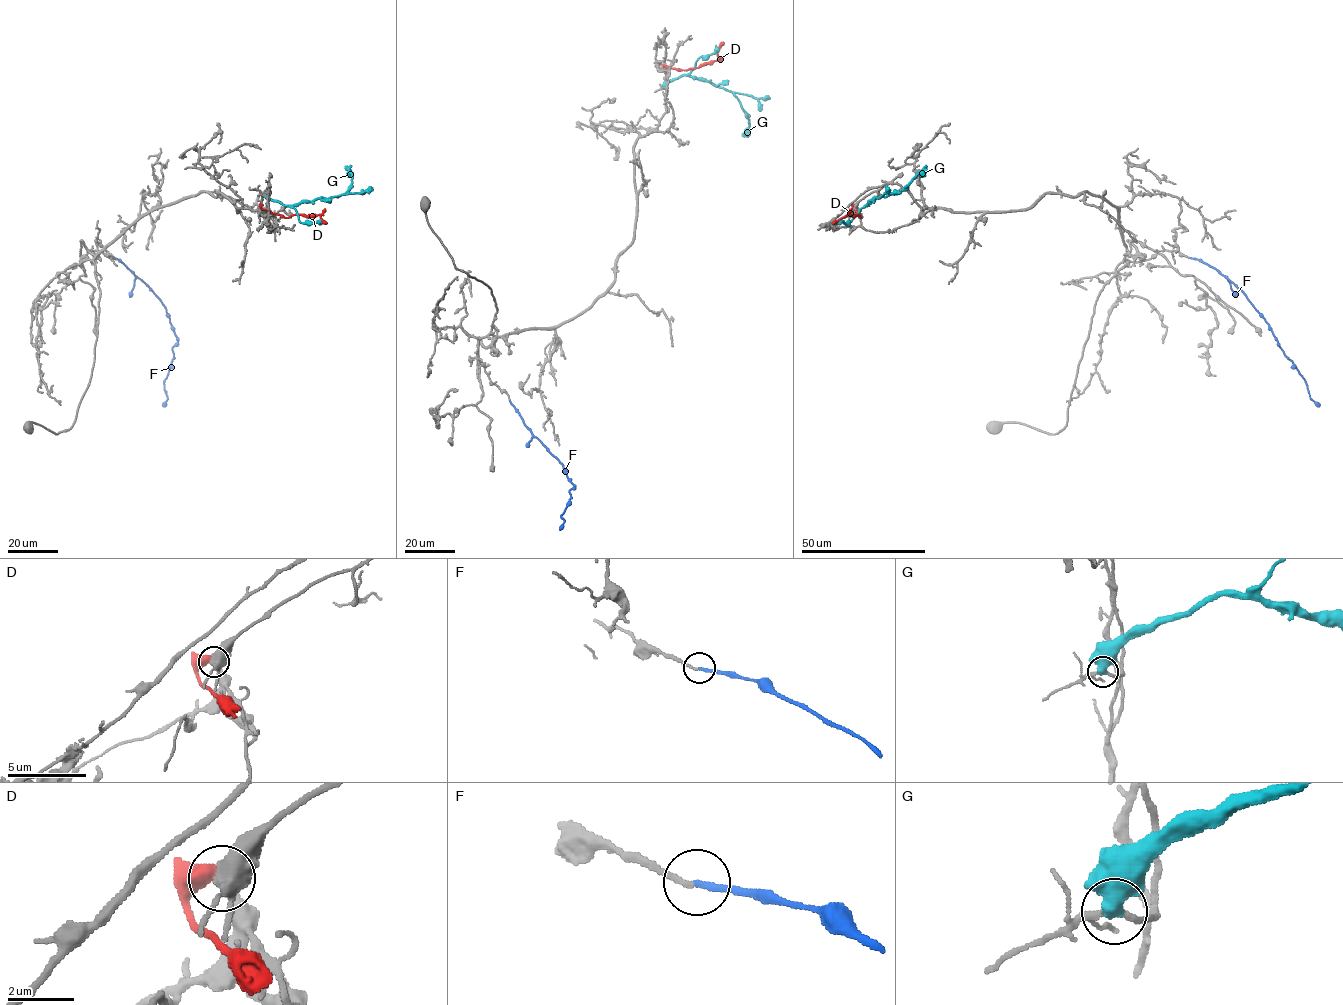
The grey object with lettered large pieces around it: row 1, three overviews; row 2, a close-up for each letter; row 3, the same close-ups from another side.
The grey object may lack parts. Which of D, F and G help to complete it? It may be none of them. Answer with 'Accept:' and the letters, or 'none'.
Accept: none

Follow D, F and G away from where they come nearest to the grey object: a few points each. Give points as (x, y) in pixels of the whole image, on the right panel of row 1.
D: (855, 205), (853, 208), (860, 217), (858, 214), (849, 214), (832, 223)
F: (1190, 257), (1214, 267), (1239, 289), (1268, 323), (1277, 345), (1305, 380), (1310, 398), (1319, 406)
G: (877, 196), (865, 205), (876, 197), (897, 194), (926, 165)

